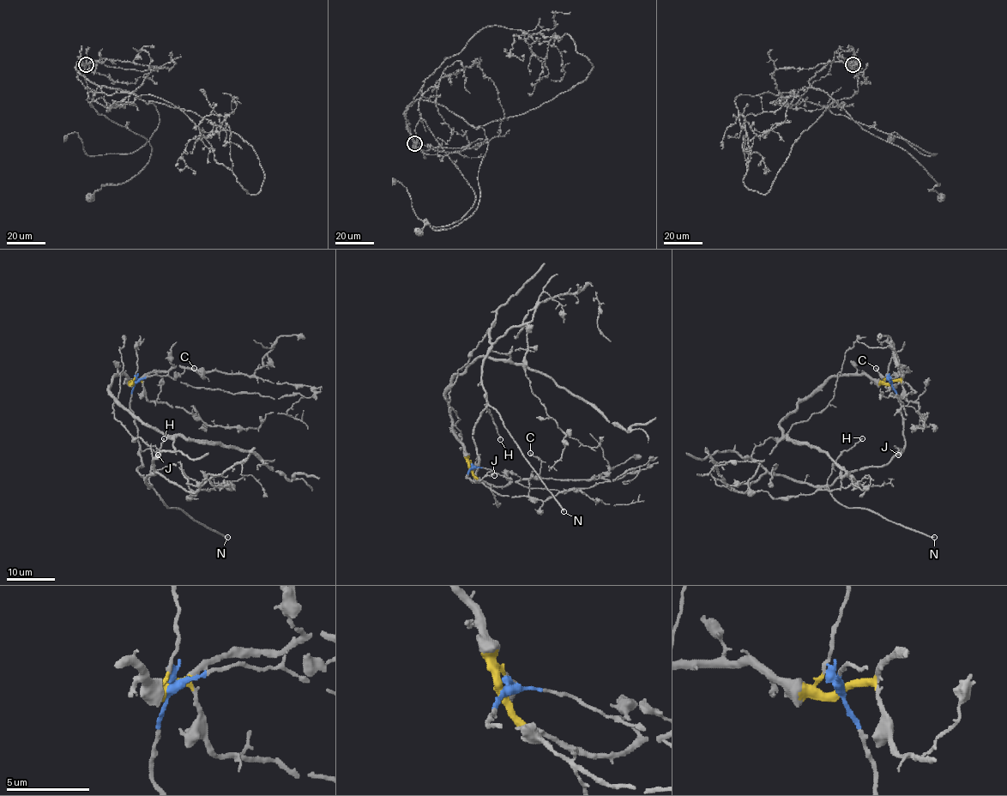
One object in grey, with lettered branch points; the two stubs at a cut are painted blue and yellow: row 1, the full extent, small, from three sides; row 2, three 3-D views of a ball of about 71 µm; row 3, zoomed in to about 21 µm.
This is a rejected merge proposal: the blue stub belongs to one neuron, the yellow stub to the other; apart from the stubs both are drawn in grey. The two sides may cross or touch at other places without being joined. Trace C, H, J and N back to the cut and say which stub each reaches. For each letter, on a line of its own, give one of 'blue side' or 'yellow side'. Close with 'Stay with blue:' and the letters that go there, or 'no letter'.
C: yellow side
H: blue side
J: blue side
N: blue side
Stay with blue: H, J, N

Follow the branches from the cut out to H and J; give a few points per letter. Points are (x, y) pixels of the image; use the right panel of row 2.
H: (891, 382), (901, 404), (904, 446), (883, 466), (847, 472), (829, 485), (827, 479), (833, 461), (862, 437)
J: (891, 382), (901, 404), (904, 443), (903, 451), (898, 449), (898, 455)

